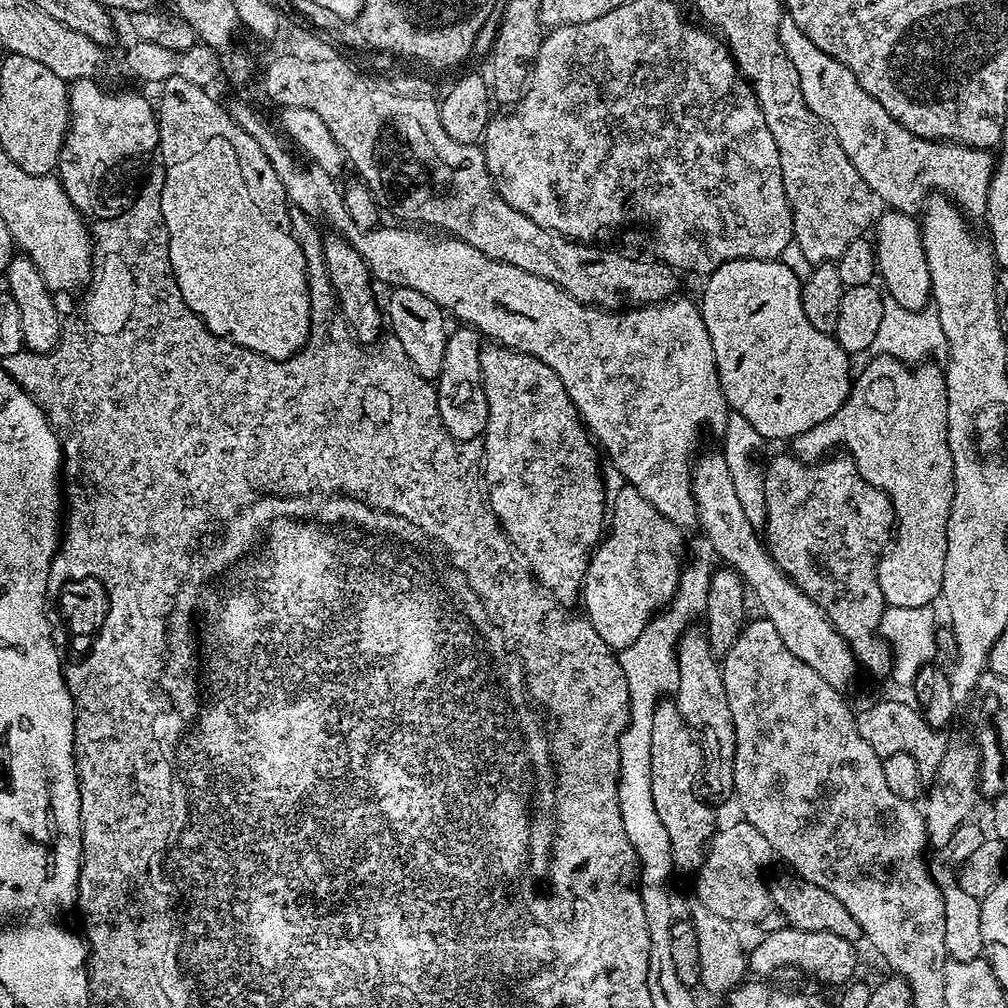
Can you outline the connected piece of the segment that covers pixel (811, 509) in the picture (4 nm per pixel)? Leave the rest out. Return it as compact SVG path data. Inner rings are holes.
M785 454L785 456L774 457L764 468L764 497L766 498L766 518L762 525L762 536L766 541L768 553L772 555L772 561L792 583L798 586L798 590L802 590L802 594L809 596L824 611L826 618L830 618L830 622L838 630L838 634L842 634L842 638L846 638L846 642L851 646L852 652L856 656L857 665L863 671L865 668L872 676L891 677L892 645L885 642L884 637L880 634L880 623L886 605L882 598L882 590L878 586L878 569L876 569L876 563L879 560L881 563L882 557L894 536L896 515L888 495L882 490L870 486L870 482L866 482L866 478L862 478L862 474L858 474L858 466L854 466L851 456L847 454L832 454L815 462L798 460L791 454Z

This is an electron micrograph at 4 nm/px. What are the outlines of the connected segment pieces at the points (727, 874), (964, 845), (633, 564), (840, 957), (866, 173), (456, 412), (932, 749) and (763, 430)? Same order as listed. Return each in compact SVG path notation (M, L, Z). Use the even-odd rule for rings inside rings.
M737 822L737 824L730 825L729 828L721 827L712 837L704 862L695 873L697 896L695 899L708 910L714 910L714 914L731 920L737 926L752 924L755 920L762 919L768 912L767 876L772 860L774 861L774 853L770 842L766 842L766 838L762 838L762 834L758 834L758 830L754 830L754 826Z
M965 822L954 830L950 837L950 842L941 848L935 849L927 861L928 875L938 886L942 894L942 910L946 913L946 950L953 960L978 959L984 952L982 942L982 910L980 901L973 895L966 894L959 886L959 870L964 864L964 860L972 851L977 850L982 845L986 837L986 832L973 822Z
M625 486L611 497L610 527L588 559L582 589L583 615L594 626L594 630L598 630L598 638L602 638L608 648L619 650L633 644L638 634L646 630L653 616L671 604L676 588L680 585L680 555L684 552L684 536L685 529L670 522L670 518L658 514L658 510L654 510L654 506L646 502L638 490Z
M783 926L777 932L764 936L756 944L756 949L748 952L748 967L757 977L768 978L779 968L801 968L812 976L817 976L824 984L843 986L857 975L856 952L853 941L838 938L829 932L811 932L801 928Z
M781 15L778 24L778 38L790 58L794 62L794 70L798 70L798 82L802 86L802 98L806 98L806 106L826 125L838 138L842 150L846 150L846 158L854 162L854 170L862 174L866 186L872 191L873 197L880 200L891 211L916 214L929 196L943 194L957 205L961 212L969 218L983 217L988 211L988 191L994 171L994 156L991 151L983 148L967 148L965 144L953 144L942 140L927 140L906 130L854 78L854 74L844 64L840 64L833 56L818 50L802 30L788 15Z
M456 326L448 333L446 354L442 358L442 370L436 377L436 397L438 398L438 414L442 418L442 426L456 440L479 441L484 435L484 427L488 425L488 403L484 393L484 379L480 369L480 349L482 337L474 328Z
M880 700L862 709L856 716L858 734L862 734L862 738L866 738L866 742L870 742L870 746L874 746L882 758L899 752L910 754L910 758L918 762L921 781L932 782L950 740L948 736L944 737L943 731L930 727L919 711L911 703L908 704L900 700Z
M779 259L728 260L722 266L718 266L718 270L707 273L705 280L708 281L704 284L704 293L701 294L700 300L698 299L698 307L700 317L706 322L710 342L714 346L714 358L718 366L720 389L731 411L742 414L742 418L746 418L746 422L750 422L750 426L754 426L754 430L758 430L758 434L765 441L784 440L784 442L791 442L798 434L806 434L806 430L826 422L826 418L830 418L840 409L842 402L846 402L848 391L851 390L854 379L854 368L848 365L849 353L842 350L842 346L836 341L835 335L818 330L812 325L810 318L806 318L806 314L802 310L802 298L800 297L802 282L794 274L794 270L790 270L790 266L786 266Z

